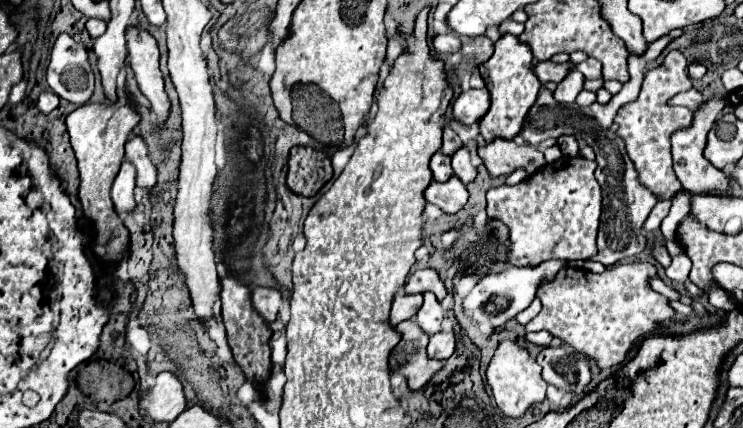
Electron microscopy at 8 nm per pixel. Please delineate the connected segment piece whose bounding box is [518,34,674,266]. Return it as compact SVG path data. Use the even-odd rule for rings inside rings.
M674 34L670 36L662 36L660 40L652 42L648 48L646 56L632 56L628 60L628 72L630 72L630 80L622 86L622 89L614 96L614 102L610 102L608 106L602 106L598 102L594 102L592 106L578 106L578 104L556 104L554 96L550 90L542 90L538 94L538 100L534 102L534 106L528 110L524 128L520 130L518 136L522 136L522 140L526 140L528 144L536 146L546 138L558 138L562 134L574 134L584 138L594 150L596 150L596 180L602 186L602 196L604 196L604 210L602 210L602 222L600 222L600 230L598 230L598 254L592 258L596 262L602 262L604 266L612 266L624 258L632 258L636 254L640 254L646 246L646 238L642 232L642 224L648 218L648 212L654 208L656 204L656 196L638 180L638 172L626 152L624 140L610 132L612 120L618 112L620 106L624 106L626 102L634 102L638 98L642 80L644 80L644 68L652 58L658 58L662 54L662 50L674 40Z

